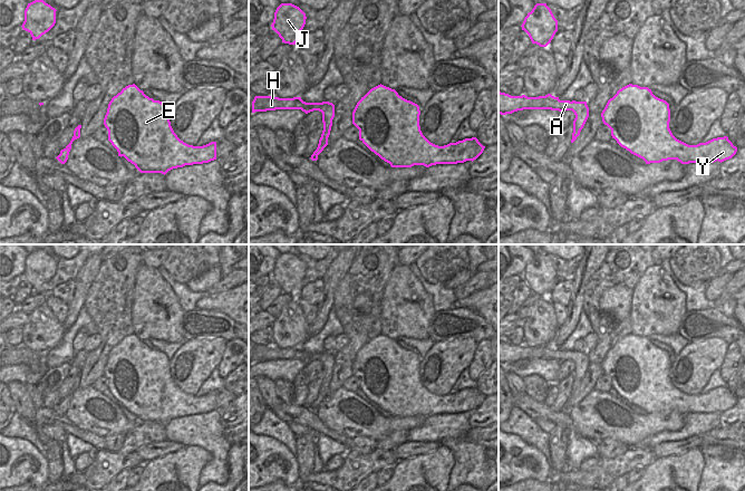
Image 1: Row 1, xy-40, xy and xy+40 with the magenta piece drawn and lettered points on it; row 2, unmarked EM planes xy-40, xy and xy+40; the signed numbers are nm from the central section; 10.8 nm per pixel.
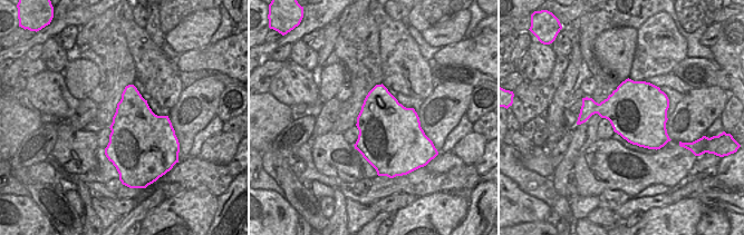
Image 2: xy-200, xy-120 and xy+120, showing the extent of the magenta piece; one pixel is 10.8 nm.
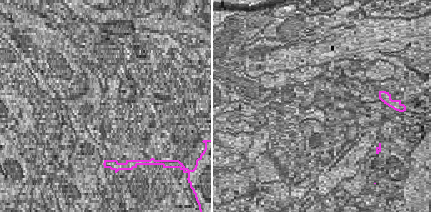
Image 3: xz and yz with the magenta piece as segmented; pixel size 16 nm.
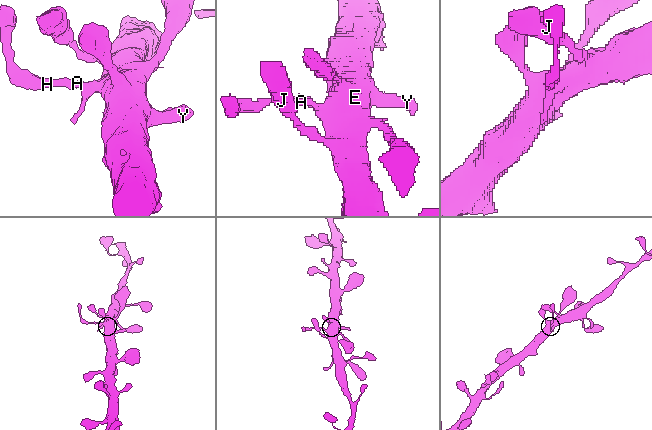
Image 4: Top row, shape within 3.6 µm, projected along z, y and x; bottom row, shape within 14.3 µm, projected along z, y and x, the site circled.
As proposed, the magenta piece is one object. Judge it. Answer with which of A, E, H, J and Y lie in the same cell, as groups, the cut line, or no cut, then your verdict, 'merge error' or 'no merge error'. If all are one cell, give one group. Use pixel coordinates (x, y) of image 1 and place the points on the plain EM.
groups A E J Y / H; cut xy+40 (558, 348), (554, 357), (551, 359); merge error

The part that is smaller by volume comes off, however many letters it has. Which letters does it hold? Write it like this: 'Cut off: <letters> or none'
Cut off: H

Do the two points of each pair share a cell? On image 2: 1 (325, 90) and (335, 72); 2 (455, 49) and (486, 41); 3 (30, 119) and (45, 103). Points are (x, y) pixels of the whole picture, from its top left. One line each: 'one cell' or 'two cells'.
1: one cell
2: one cell
3: two cells

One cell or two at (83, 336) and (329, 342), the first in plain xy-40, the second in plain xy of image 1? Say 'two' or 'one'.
one

